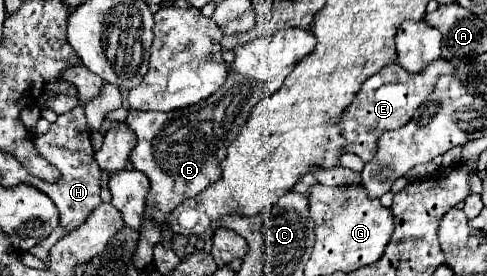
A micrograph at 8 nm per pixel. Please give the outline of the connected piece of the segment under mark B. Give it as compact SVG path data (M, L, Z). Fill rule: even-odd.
M301 28L285 30L271 38L257 38L235 50L227 82L209 98L171 112L129 110L125 122L137 138L131 162L133 168L143 172L151 182L151 190L147 194L147 214L159 222L163 244L169 244L171 238L171 232L165 226L165 218L171 210L175 210L181 202L195 198L211 182L219 180L219 162L225 156L225 148L237 138L239 128L247 122L253 106L275 94L297 62L313 48L313 34Z

